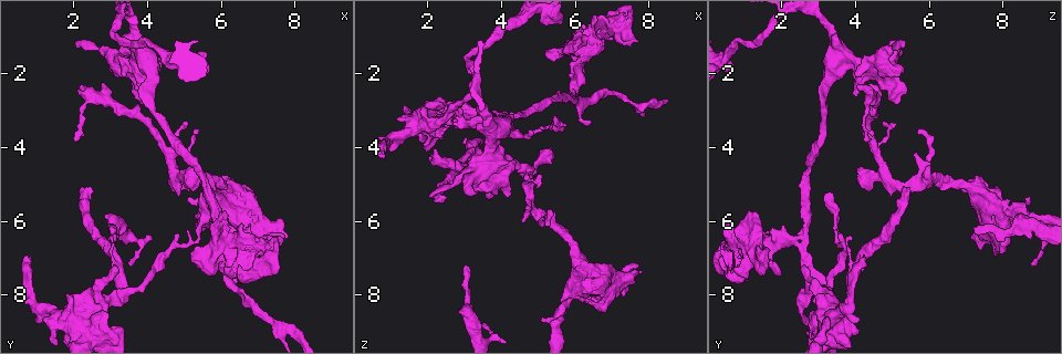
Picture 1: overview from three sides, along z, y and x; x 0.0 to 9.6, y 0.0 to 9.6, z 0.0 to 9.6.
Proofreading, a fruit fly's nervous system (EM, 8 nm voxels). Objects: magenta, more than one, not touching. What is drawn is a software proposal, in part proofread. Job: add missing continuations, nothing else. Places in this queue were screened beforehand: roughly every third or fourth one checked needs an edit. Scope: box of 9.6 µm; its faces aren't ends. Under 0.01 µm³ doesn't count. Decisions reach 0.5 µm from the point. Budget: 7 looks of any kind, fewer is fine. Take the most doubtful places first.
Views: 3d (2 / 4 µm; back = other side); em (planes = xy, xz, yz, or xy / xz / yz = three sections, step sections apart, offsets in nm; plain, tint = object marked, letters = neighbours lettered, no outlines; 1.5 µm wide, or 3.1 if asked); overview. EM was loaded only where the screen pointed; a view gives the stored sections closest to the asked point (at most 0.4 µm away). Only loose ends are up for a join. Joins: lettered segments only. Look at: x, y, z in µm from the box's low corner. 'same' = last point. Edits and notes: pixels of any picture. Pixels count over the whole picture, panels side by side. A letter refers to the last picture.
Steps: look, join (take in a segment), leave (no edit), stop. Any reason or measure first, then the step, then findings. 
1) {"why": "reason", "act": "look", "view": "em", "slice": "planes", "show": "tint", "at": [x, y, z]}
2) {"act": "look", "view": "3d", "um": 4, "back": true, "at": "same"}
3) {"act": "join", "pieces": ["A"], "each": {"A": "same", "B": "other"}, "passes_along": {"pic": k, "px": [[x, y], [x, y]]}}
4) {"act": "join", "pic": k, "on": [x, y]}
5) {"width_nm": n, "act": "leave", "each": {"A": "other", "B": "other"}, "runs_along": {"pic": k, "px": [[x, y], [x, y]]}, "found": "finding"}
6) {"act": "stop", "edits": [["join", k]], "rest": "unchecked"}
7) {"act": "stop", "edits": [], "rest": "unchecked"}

{"act": "look", "view": "em", "slice": "planes", "show": "letters", "at": [0.80, 6.95, 4.30]}

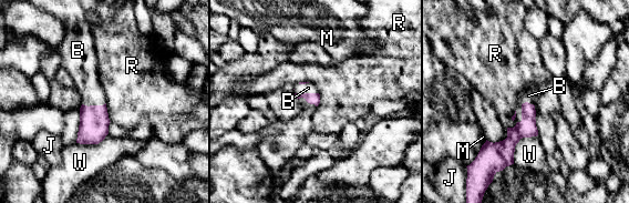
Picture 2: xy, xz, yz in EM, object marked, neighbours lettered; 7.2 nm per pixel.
{"act": "join", "pieces": ["B"], "each": {"B": "same", "J": "other", "M": "other", "R": "other", "W": "other"}, "passes_along": {"pic": 2, "px": [[526, 128], [522, 109], [528, 95]]}, "found": "the neuron continues"}

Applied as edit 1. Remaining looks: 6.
{"why": "an open end", "act": "look", "view": "em", "slice": "planes", "show": "letters", "at": [5.10, 7.00, 1.50]}

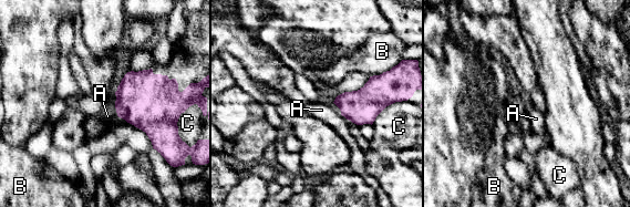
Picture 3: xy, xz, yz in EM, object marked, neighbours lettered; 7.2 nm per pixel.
{"longest_contact_nm": ["C", 220], "act": "leave", "each": {"A": "other", "B": "other", "C": "other"}, "border": {"pic": 3, "px": [[340, 114], [347, 120]]}, "found": "none of them fits"}

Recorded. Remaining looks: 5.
{"why": "tapers out", "act": "look", "view": "3d", "um": 4, "at": [3.55, 7.25, 8.70]}

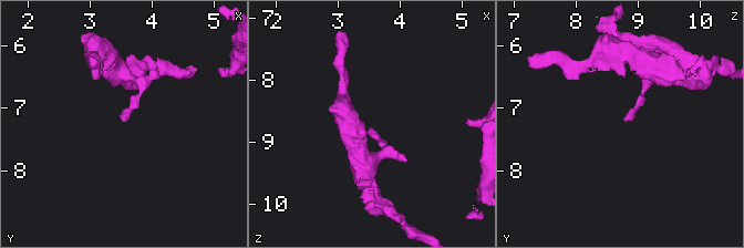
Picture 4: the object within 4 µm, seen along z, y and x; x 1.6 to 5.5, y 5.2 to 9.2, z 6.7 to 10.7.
{"act": "look", "view": "em", "slice": "yz", "step": 8, "show": "letters", "at": [3.50, 7.15, 8.75]}

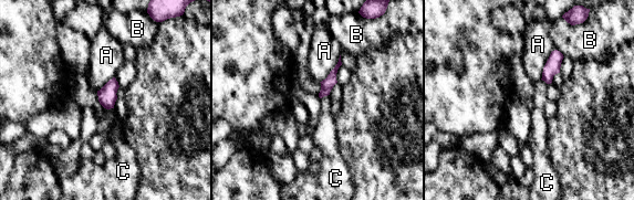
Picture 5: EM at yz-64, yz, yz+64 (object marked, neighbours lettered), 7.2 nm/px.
{"act": "leave", "each": {"A": "other", "B": "other", "C": "other"}, "border": {"pic": 5, "px": [[554, 49], [543, 67], [540, 79]]}, "found": "no lettered segment goes on from it"}

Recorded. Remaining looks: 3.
{"act": "stop", "edits": [["join", 2]], "rest": "unchecked"}

